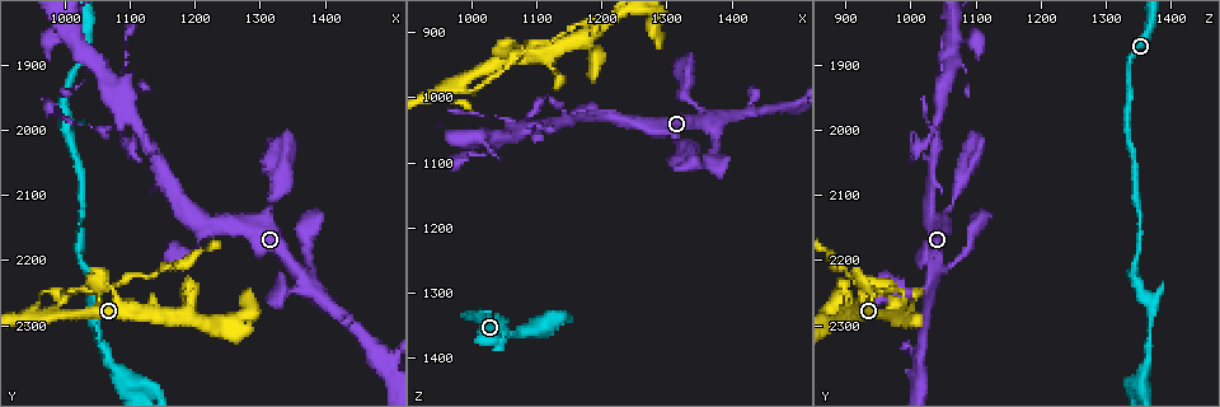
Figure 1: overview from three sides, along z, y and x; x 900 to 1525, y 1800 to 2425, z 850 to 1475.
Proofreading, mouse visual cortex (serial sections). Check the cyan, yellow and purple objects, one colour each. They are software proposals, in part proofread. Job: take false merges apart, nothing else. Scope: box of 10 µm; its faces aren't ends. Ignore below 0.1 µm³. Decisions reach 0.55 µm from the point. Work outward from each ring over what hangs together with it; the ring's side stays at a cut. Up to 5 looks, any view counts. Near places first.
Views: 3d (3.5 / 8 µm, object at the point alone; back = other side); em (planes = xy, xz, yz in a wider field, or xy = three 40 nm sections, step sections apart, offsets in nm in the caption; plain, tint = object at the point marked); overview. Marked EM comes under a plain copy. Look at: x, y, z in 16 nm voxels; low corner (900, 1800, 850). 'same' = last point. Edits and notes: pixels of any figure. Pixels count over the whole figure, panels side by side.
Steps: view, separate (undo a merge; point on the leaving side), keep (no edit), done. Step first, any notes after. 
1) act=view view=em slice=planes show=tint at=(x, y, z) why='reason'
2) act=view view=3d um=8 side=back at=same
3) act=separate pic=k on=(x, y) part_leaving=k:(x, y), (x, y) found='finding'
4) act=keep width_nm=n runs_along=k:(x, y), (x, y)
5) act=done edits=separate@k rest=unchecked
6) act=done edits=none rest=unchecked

act=view view=3d um=3.5 at=(1370, 2230, 1035) why='narrows sharply'

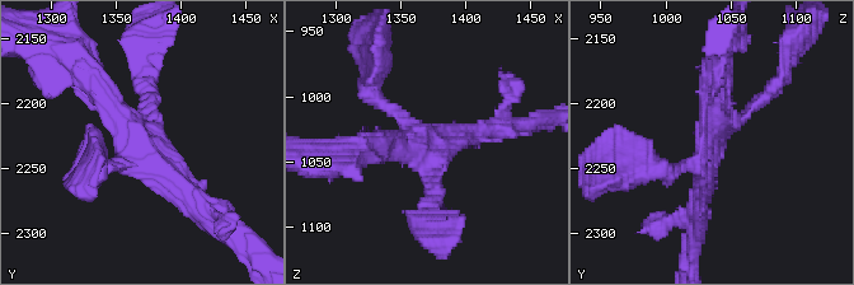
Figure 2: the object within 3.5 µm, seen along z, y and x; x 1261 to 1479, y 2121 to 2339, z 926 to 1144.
act=view view=em slice=xy step=2 show=tint at=(1370, 2230, 1032)

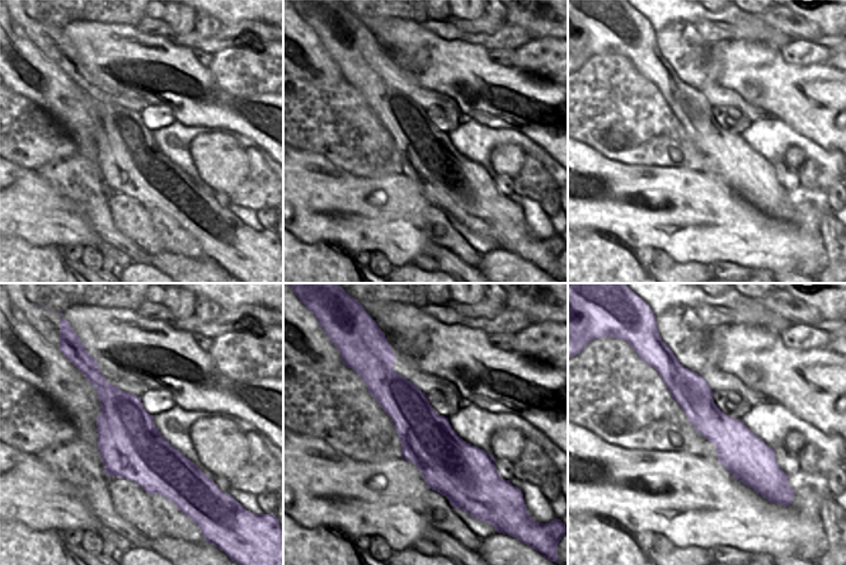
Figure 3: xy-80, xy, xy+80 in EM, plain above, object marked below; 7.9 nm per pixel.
act=keep arms=4 runs_along=2:(94, 76), (153, 162), (203, 205) found='one cell here'

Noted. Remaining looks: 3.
act=view view=3d um=3.5 at=(1485, 2355, 1010) why='calibre changes'

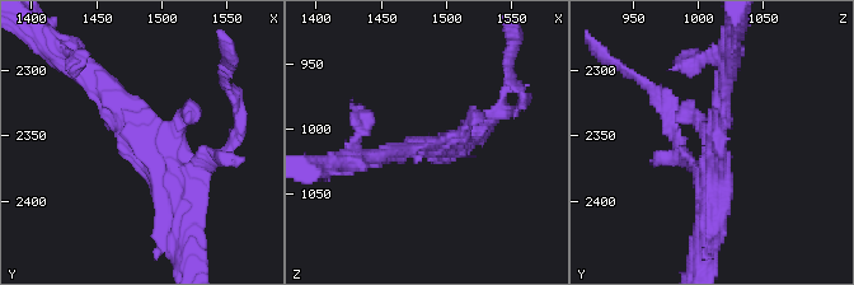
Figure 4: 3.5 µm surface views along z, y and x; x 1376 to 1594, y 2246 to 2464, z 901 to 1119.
act=view view=em slice=xy step=2 show=tint at=(1484, 2354, 1014) arms=3 arm_widths_nm=150,250,350 why='need the tissue'

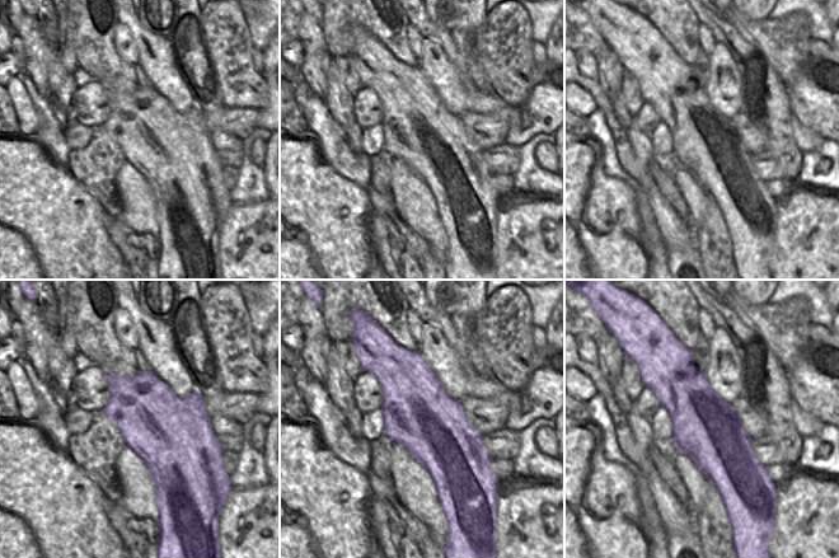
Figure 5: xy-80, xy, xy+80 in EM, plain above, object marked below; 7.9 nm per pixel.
act=keep runs_along=4:(89, 74), (155, 159), (176, 214) found='continuous, no second cell'

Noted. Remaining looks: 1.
act=done edits=none rest=unchecked

